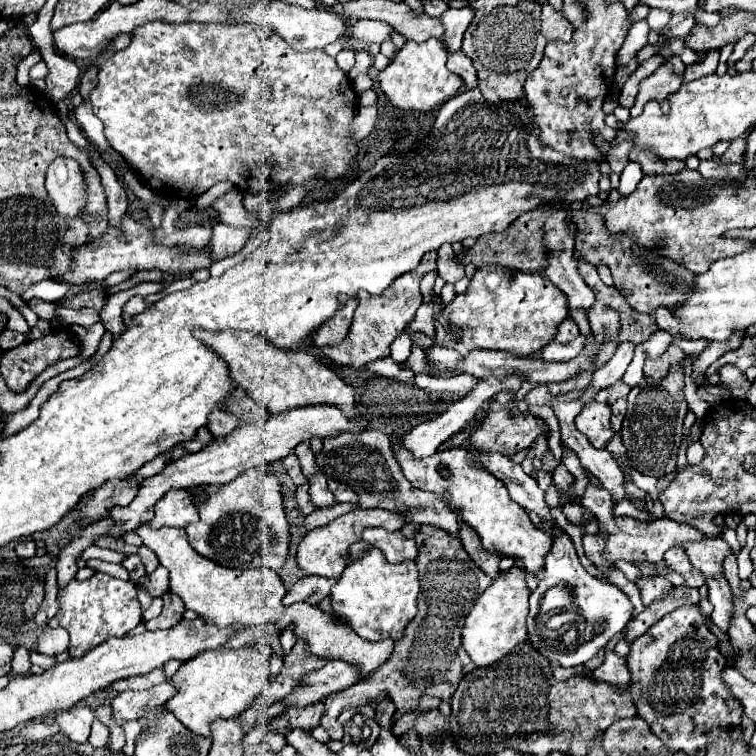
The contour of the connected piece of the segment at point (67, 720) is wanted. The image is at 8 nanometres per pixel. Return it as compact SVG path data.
M73 707L69 711L63 711L55 717L55 723L59 725L61 733L67 735L75 743L87 743L89 729L95 719L95 713L89 707Z

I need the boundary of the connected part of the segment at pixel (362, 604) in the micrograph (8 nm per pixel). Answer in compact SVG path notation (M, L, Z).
M371 547L363 559L351 561L339 577L339 583L331 589L333 611L345 617L351 629L369 641L381 641L385 635L399 641L405 627L417 615L419 573L415 561L401 561L397 565L387 563L379 549Z

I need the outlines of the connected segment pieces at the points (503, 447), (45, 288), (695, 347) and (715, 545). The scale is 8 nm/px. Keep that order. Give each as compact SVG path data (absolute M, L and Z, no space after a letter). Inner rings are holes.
M495 403L495 405L489 407L485 419L481 421L481 427L473 433L473 439L469 439L469 441L473 443L475 449L481 449L481 451L497 451L497 453L503 453L503 455L513 455L521 449L531 447L539 435L547 437L547 423L541 417L531 415L531 413L513 415L503 405Z
M49 279L49 281L41 281L41 283L31 285L31 287L21 295L21 299L27 301L27 299L33 299L33 297L41 297L41 299L45 299L45 301L59 301L59 299L63 299L63 295L69 293L69 289L71 289L69 283L59 283L59 281Z
M673 335L673 343L675 343L679 349L683 349L685 353L689 353L689 355L699 355L699 353L707 347L707 341L703 341L703 339L691 341L691 339L685 339L685 337L681 337L681 335Z
M723 537L705 539L705 543L691 543L685 547L691 565L703 573L703 577L715 577L723 573L723 559L727 553L733 553L733 549L727 545Z

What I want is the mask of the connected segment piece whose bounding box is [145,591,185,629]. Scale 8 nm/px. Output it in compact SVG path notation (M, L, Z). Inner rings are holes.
M165 591L161 595L161 599L163 599L163 611L161 611L159 617L155 617L155 619L151 619L151 621L145 623L147 629L169 629L175 623L179 623L181 617L183 617L185 605L181 603L181 599L175 593Z

